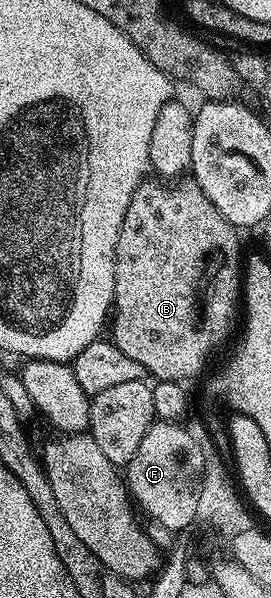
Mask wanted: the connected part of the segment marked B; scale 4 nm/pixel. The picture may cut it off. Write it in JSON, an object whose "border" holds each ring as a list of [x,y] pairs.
{"border":[[[157,178],[146,179],[137,187],[131,202],[127,206],[127,214],[123,214],[123,226],[117,235],[117,245],[115,246],[115,294],[113,295],[113,306],[111,309],[111,328],[113,333],[111,339],[127,358],[134,359],[145,368],[146,373],[154,381],[175,380],[186,382],[193,380],[209,364],[209,359],[213,356],[213,351],[224,342],[229,336],[229,331],[233,328],[233,315],[238,315],[239,301],[243,296],[243,255],[241,256],[241,240],[238,229],[234,228],[219,210],[203,194],[203,190],[192,179],[186,178],[178,188],[168,188],[168,183],[162,182]]]}

